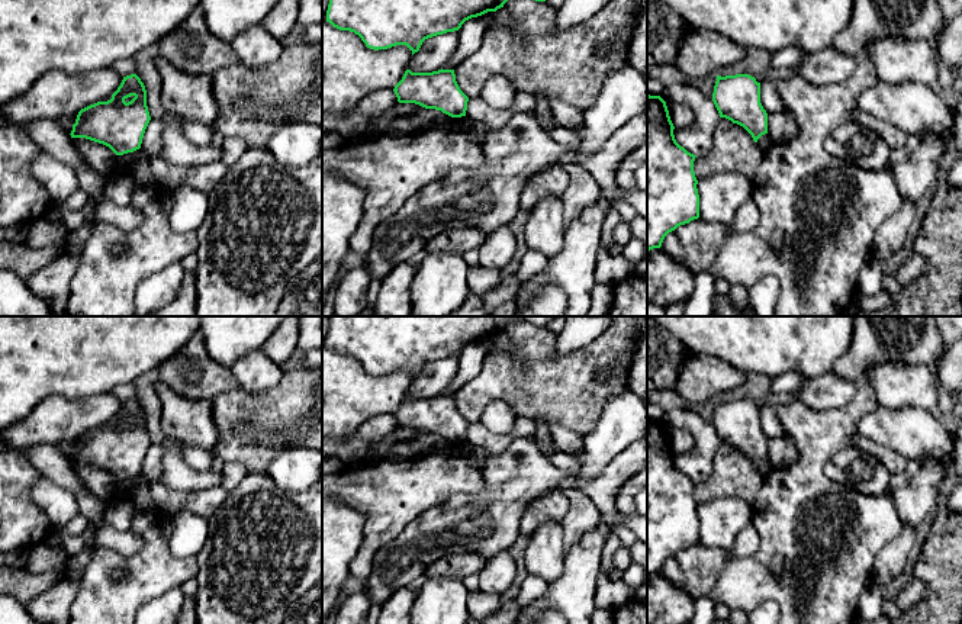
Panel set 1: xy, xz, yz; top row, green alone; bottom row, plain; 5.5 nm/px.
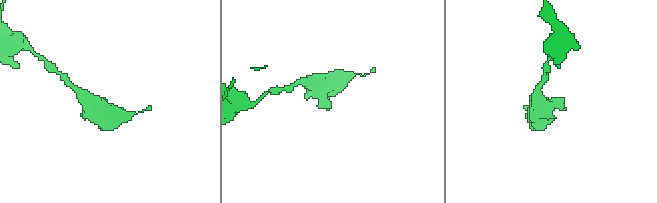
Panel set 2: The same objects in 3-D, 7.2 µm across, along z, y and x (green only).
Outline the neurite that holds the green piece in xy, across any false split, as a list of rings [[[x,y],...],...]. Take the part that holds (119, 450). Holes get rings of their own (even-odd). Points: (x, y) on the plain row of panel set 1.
[[[131,399],[123,402],[110,425],[81,434],[70,460],[103,469],[123,480],[141,473],[149,446],[145,411]]]

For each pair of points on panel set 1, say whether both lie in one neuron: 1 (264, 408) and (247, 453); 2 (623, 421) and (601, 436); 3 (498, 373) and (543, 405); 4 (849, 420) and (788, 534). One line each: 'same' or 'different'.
1: same
2: same
3: same
4: same

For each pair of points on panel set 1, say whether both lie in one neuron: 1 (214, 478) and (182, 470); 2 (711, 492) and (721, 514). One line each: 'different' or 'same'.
1: same
2: different

